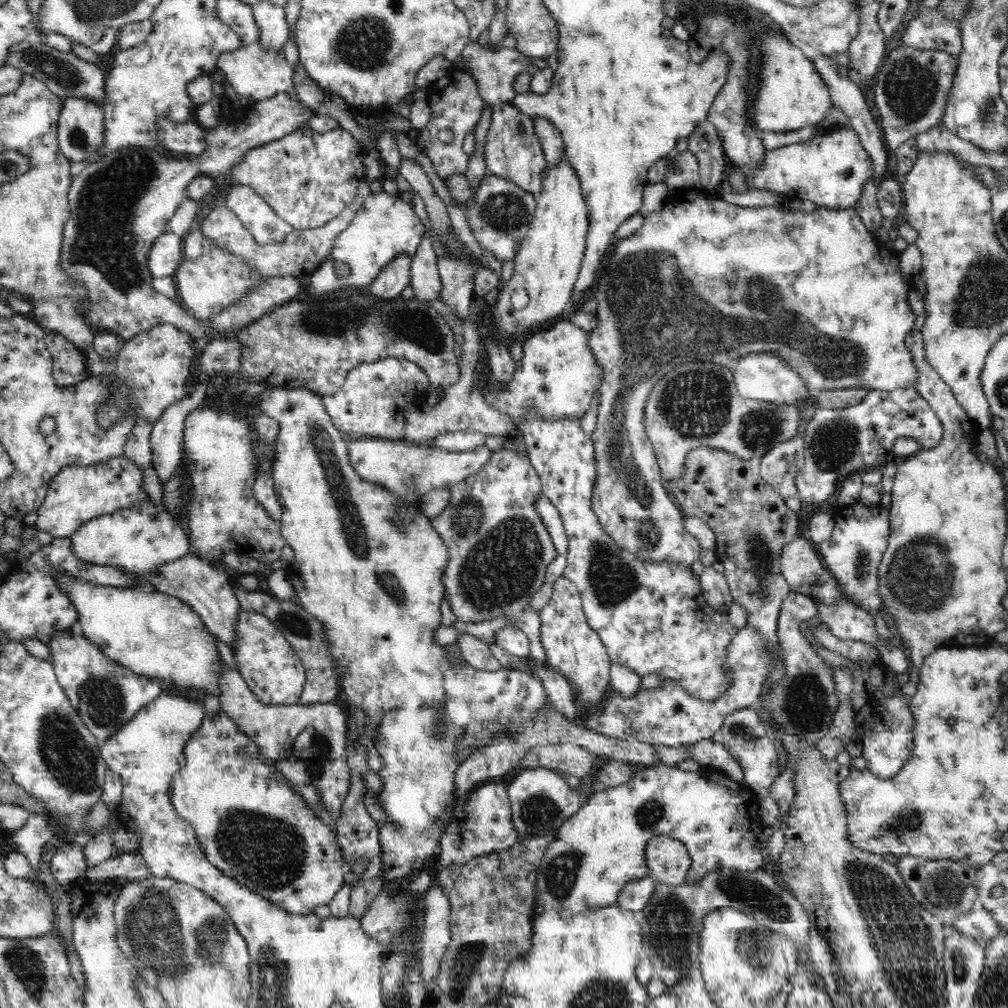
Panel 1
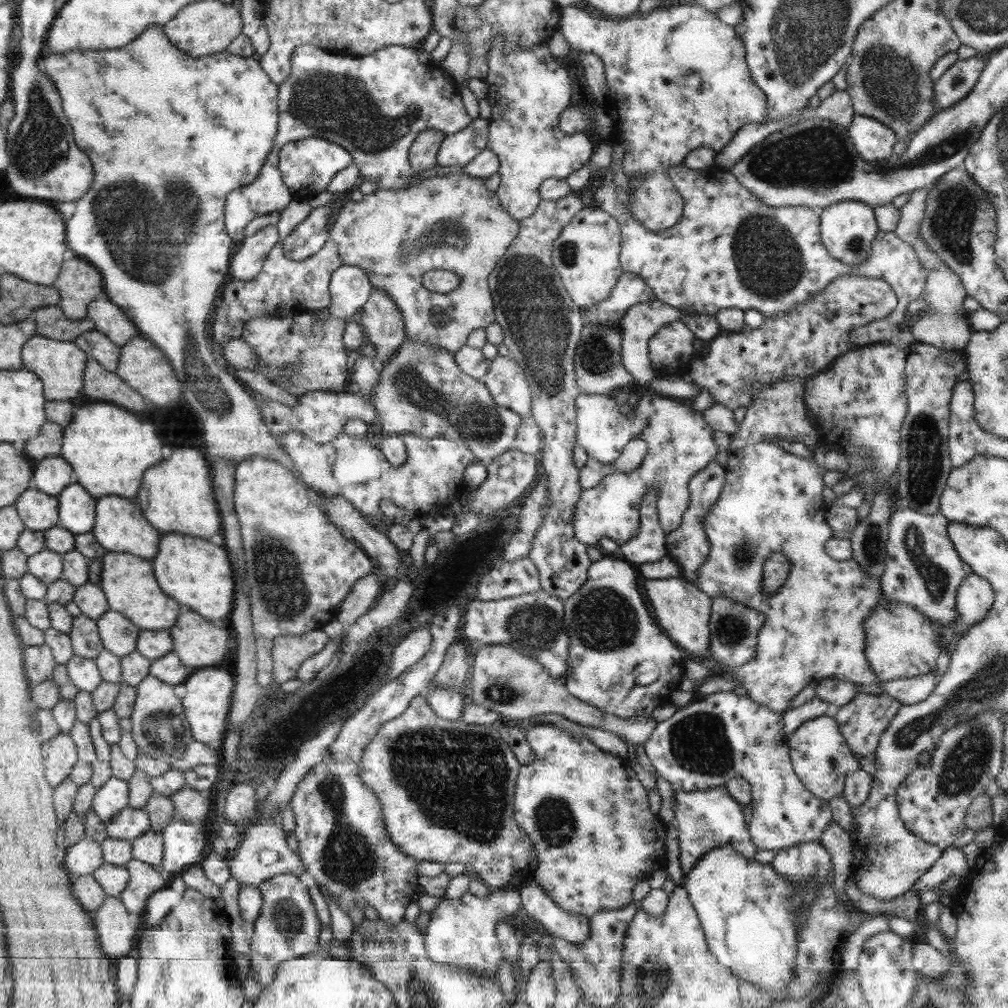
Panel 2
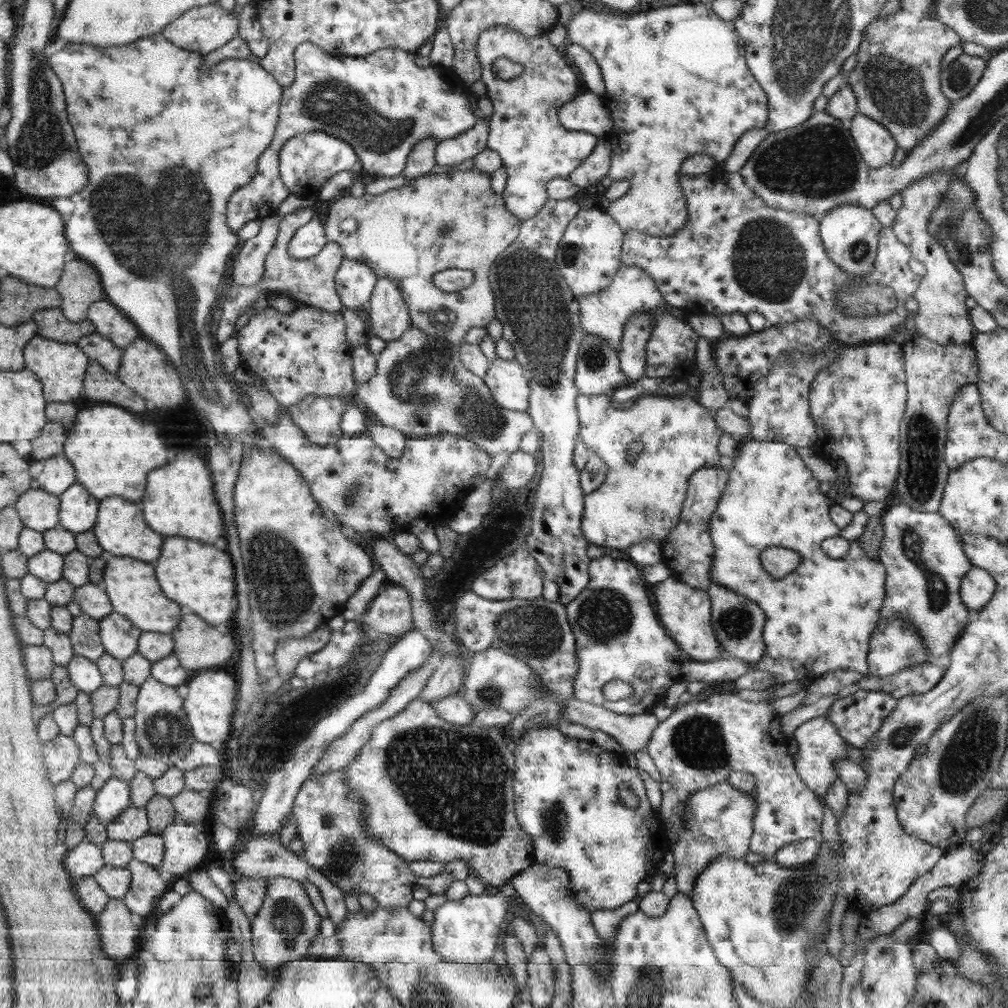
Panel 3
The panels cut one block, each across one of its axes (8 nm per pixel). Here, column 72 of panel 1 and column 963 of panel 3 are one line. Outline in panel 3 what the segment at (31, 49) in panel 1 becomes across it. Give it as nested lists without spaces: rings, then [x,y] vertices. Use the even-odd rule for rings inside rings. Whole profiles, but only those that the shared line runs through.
[[[962,53],[941,70],[941,91],[948,101],[958,100],[972,92],[980,80],[987,60]]]

